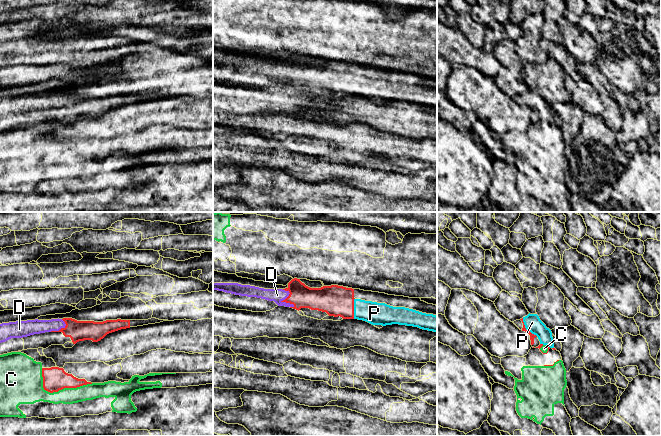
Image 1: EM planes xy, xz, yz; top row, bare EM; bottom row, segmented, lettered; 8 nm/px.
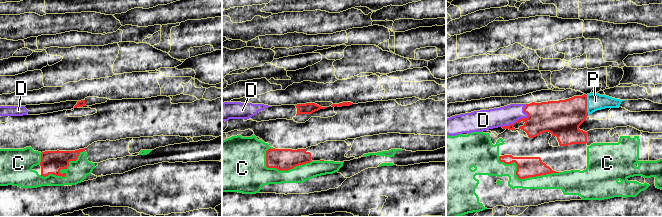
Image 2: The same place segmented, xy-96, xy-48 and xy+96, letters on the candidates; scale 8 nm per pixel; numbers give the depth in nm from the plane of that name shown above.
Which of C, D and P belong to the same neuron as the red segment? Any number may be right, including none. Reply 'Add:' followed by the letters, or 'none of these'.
Add: D, P

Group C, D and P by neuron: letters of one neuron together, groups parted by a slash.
C / D P

